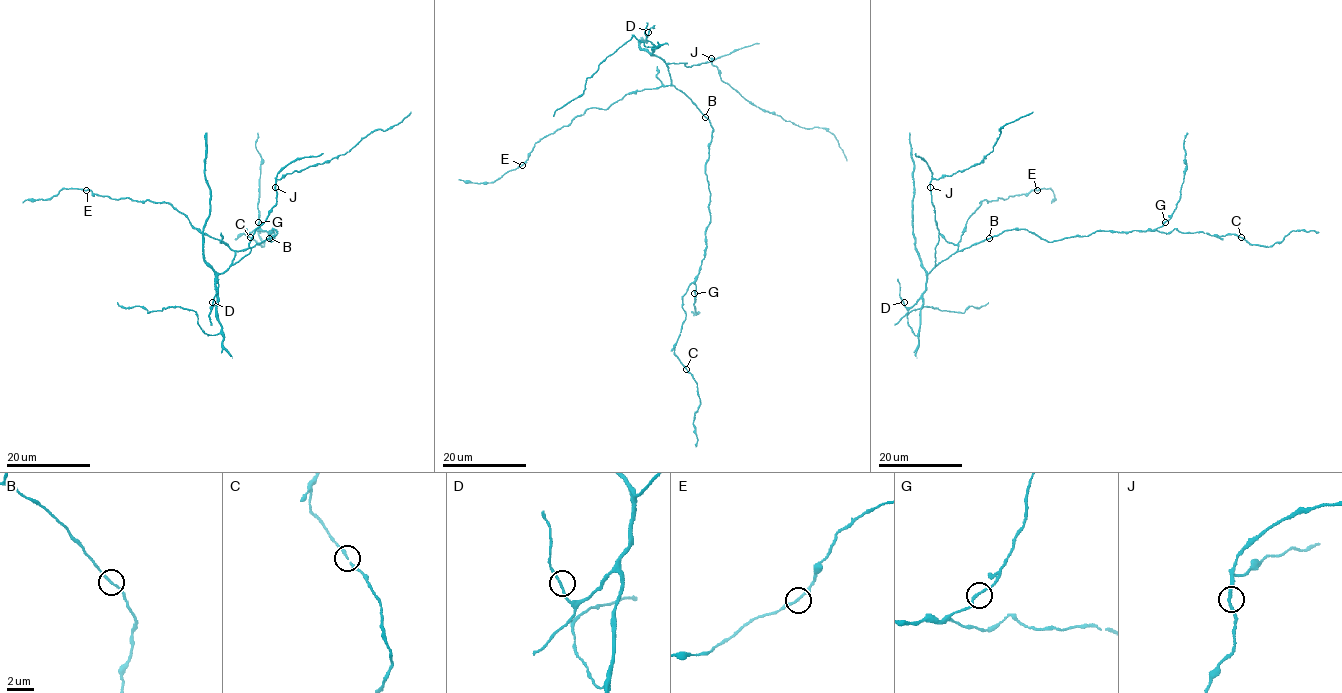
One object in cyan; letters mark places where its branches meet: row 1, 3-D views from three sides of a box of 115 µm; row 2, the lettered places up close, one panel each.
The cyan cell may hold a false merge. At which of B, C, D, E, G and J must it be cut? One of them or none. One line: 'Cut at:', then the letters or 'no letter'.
Cut at: no letter

